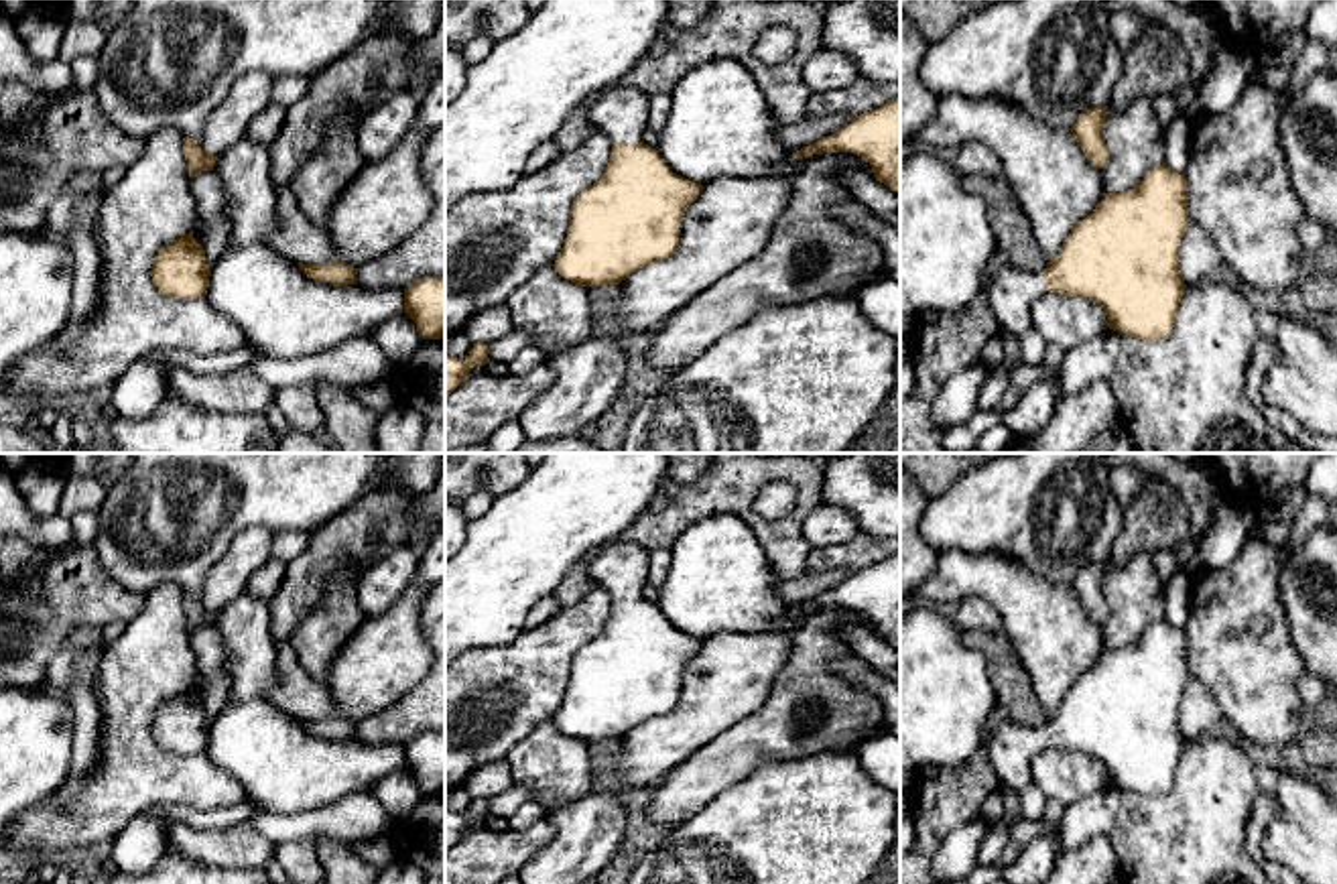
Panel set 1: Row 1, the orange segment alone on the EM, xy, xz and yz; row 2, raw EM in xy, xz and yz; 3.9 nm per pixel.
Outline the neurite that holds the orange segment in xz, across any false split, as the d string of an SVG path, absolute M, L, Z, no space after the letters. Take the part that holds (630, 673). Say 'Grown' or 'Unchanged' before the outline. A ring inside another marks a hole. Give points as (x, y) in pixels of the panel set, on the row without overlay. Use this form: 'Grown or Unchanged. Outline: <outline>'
Grown. Outline: M620 541L603 545L589 575L612 595L612 612L601 634L573 656L569 687L553 721L579 742L620 740L636 725L677 707L683 671L703 640L673 628L658 606L642 597L650 583L650 555L642 547Z

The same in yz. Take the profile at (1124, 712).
Grown. Outline: M1164 618L1150 624L1134 644L1105 648L1093 669L1071 685L1061 707L1042 728L1004 723L992 734L988 754L1000 782L1014 793L1032 786L1032 758L1048 746L1101 760L1107 782L1122 793L1130 791L1144 797L1168 793L1187 742L1179 711L1189 677L1185 628L1176 628Z

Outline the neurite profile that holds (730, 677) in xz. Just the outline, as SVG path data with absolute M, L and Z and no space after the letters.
M794 630L721 632L705 640L683 671L677 707L630 730L608 758L622 786L662 782L693 752L760 709L792 642Z

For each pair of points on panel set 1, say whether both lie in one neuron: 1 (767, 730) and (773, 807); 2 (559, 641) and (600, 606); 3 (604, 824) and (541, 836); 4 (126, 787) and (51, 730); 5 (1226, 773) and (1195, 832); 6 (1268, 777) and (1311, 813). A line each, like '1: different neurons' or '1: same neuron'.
1: different neurons
2: same neuron
3: different neurons
4: different neurons
5: same neuron
6: different neurons

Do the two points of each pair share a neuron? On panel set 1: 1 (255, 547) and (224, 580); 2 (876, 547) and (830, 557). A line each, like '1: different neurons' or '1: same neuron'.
1: same neuron
2: same neuron

